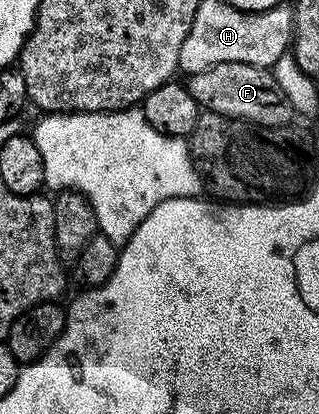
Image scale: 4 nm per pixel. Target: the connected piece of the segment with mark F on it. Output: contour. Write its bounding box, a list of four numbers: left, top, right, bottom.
[186,63,294,127]

